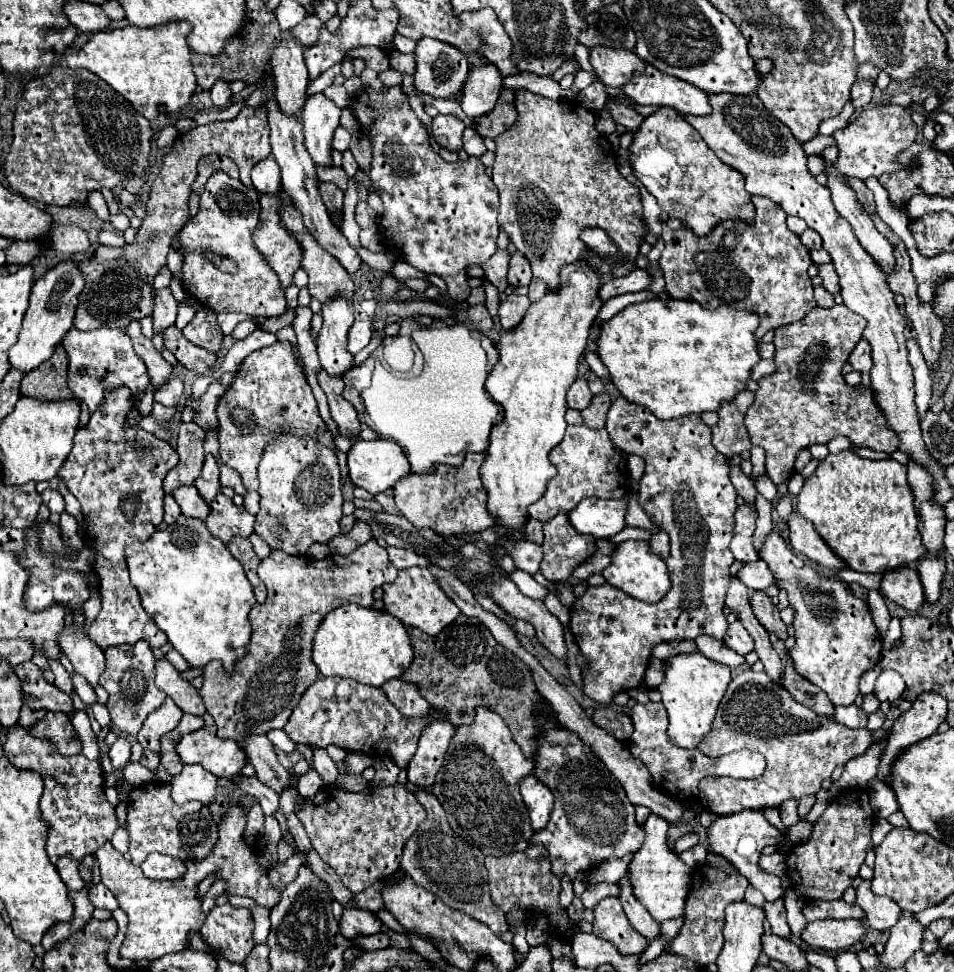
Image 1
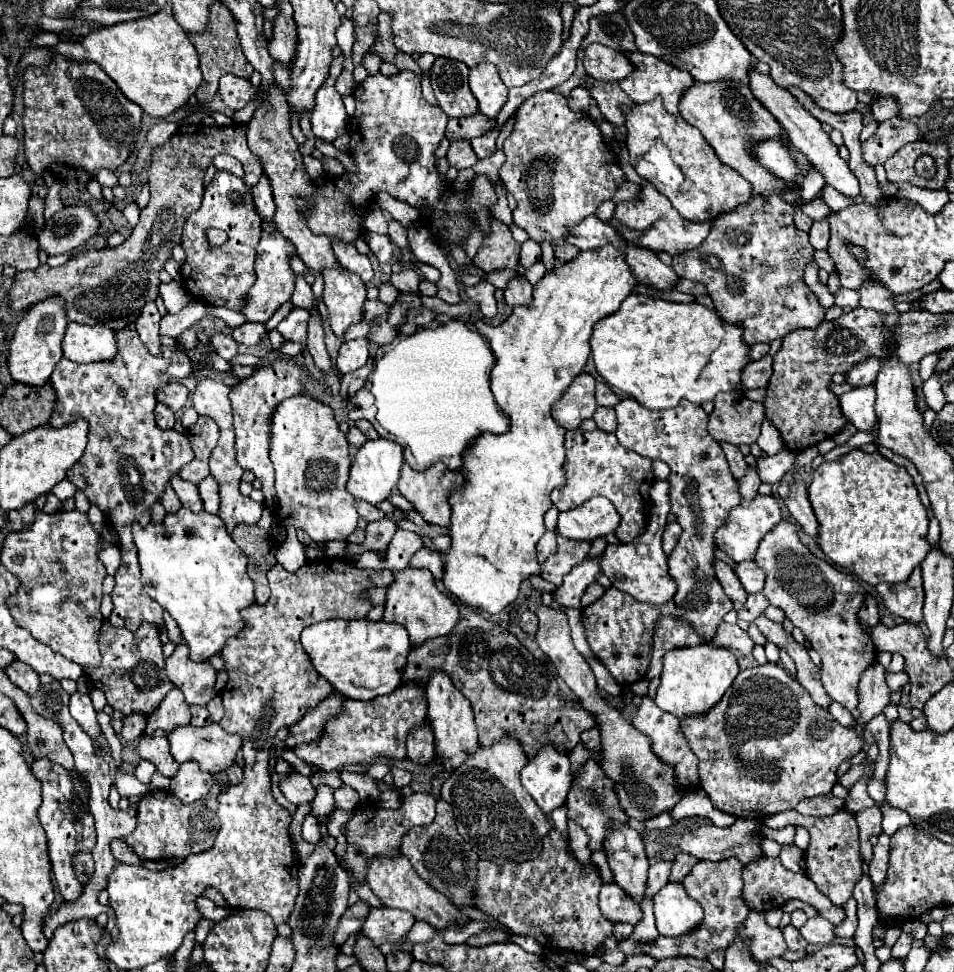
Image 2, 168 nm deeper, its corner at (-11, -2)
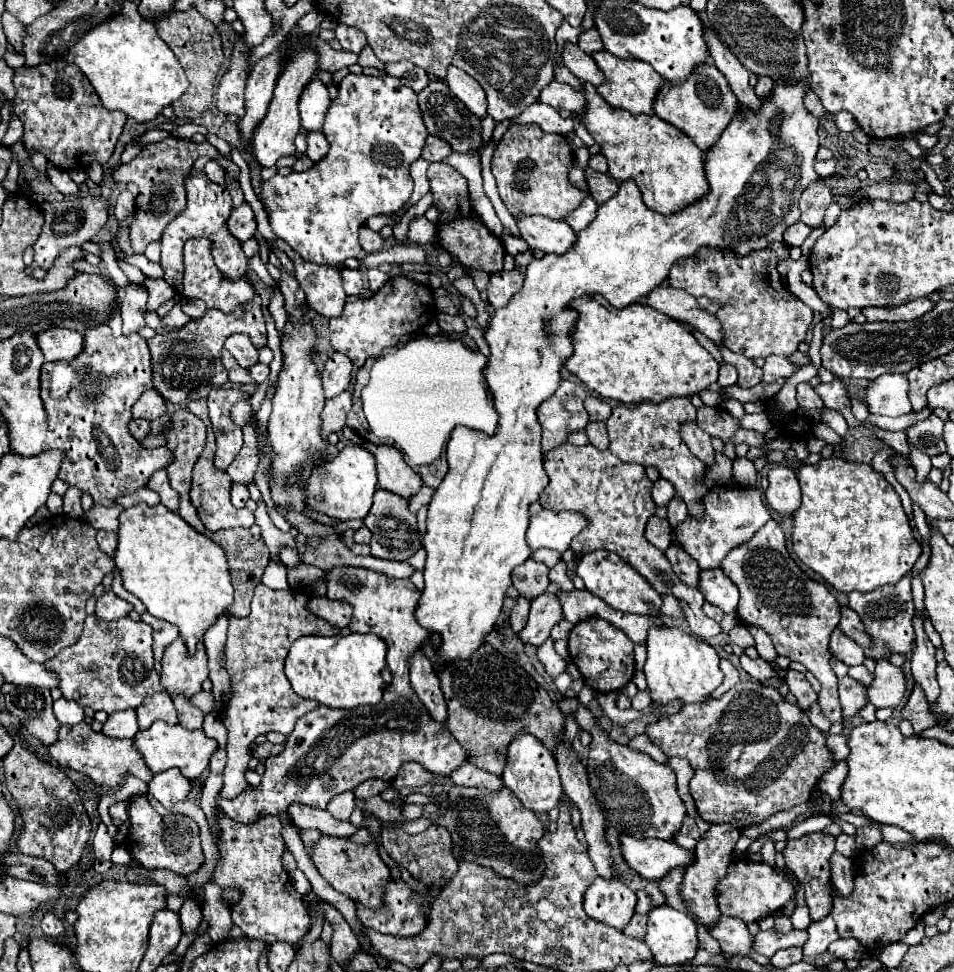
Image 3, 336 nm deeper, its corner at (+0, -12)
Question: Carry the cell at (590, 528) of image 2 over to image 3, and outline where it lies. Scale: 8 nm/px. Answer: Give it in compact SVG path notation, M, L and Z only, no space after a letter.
M541 510L531 518L527 540L531 550L551 548L565 554L573 538L589 526L589 518L581 512L549 512Z

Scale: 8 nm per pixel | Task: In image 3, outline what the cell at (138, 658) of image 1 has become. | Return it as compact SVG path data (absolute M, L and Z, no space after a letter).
M95 614L85 618L85 628L81 638L73 644L63 648L57 656L47 660L47 666L61 676L61 692L65 698L73 698L79 706L89 706L93 710L105 710L107 714L113 714L117 710L129 710L129 708L139 708L149 694L161 692L161 682L159 674L153 668L153 634L151 626L145 622L133 622L131 618L121 618L121 620L101 620Z

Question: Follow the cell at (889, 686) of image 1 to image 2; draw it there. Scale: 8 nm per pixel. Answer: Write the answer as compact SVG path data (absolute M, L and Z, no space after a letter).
M886 672L886 682L890 686L890 690L900 690L908 684L908 676L904 672L898 672L898 674L892 674L892 672Z

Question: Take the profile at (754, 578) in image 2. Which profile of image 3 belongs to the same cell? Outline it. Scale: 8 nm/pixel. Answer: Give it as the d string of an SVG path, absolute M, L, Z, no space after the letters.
M701 570L701 592L707 602L717 604L725 614L737 612L739 588L723 570Z

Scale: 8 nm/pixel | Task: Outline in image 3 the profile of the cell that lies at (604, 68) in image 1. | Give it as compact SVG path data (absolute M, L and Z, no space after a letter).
M565 44L565 48L563 48L563 64L583 84L589 82L593 86L599 86L605 80L603 72L597 68L595 60L589 54L585 54L577 44Z

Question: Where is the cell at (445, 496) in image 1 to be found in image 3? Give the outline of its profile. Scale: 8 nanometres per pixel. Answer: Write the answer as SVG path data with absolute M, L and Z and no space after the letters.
M365 444L365 446L377 458L379 488L393 492L405 500L413 498L423 488L421 476L401 460L401 454L397 454L395 448L373 446L373 444Z

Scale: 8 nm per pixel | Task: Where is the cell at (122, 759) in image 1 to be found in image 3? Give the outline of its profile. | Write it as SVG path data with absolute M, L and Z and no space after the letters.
M135 710L113 712L103 724L103 734L109 738L133 738L139 732Z

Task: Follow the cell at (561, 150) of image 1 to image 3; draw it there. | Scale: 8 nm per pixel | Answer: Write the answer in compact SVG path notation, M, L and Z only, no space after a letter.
M511 124L491 158L491 172L511 216L539 214L565 220L589 196L587 190L571 184L569 172L573 164L575 152L565 136L543 132L537 124Z

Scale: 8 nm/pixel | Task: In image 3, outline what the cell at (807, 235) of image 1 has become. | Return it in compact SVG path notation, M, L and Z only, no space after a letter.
M827 182L821 184L811 184L799 200L799 208L801 208L801 222L807 224L809 228L819 228L823 224L823 216L825 210L831 204L831 186Z

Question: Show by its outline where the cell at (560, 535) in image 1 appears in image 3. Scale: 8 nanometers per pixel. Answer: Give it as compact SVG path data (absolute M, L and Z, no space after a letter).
M531 558L513 570L511 580L513 580L513 586L519 590L519 594L527 600L533 600L535 596L543 594L551 584L549 568L545 564L533 562Z

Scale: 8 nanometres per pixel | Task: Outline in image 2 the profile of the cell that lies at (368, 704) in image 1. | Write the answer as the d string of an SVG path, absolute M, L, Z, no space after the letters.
M332 694L316 710L308 710L306 716L298 724L290 726L290 738L286 738L284 744L288 748L292 748L292 746L296 746L300 742L312 742L312 738L316 740L320 736L322 728L324 728L324 722L330 716L338 714L340 708L342 708L342 698L338 694Z

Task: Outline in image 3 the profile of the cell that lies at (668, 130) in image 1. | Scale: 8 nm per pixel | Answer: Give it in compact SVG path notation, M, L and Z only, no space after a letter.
M585 84L585 92L589 100L589 112L585 114L587 130L601 144L601 154L609 162L609 174L621 182L627 178L635 180L643 194L645 206L663 216L673 216L673 212L681 212L709 192L703 162L705 154L689 136L657 116L633 116L627 110L609 106L591 84Z

